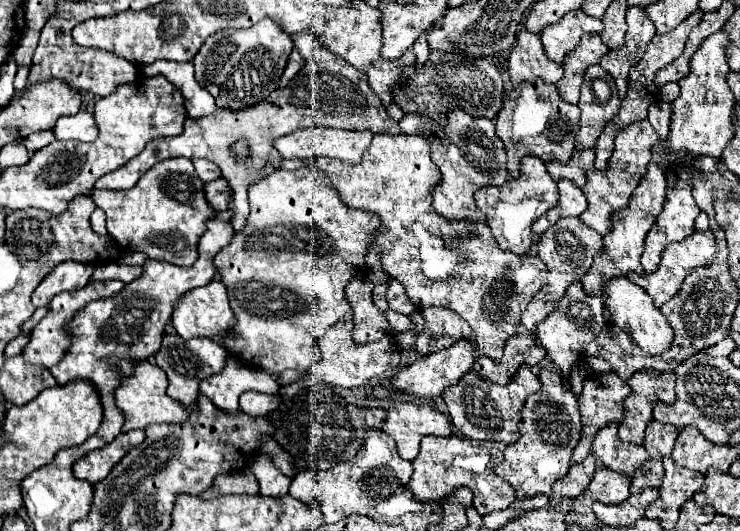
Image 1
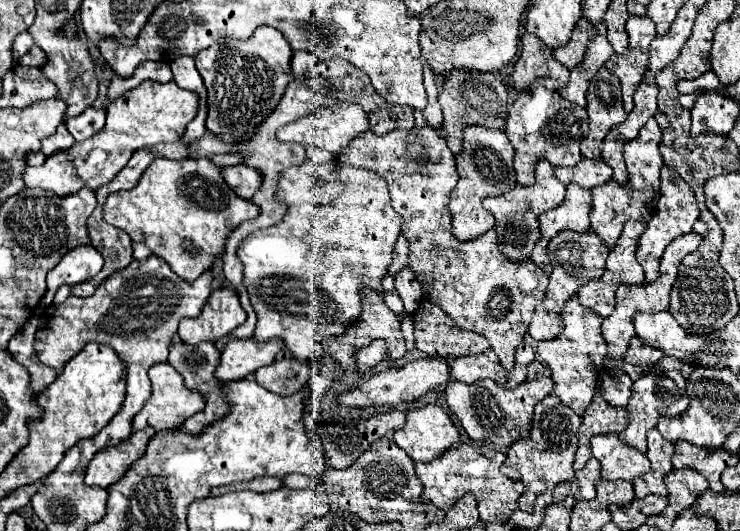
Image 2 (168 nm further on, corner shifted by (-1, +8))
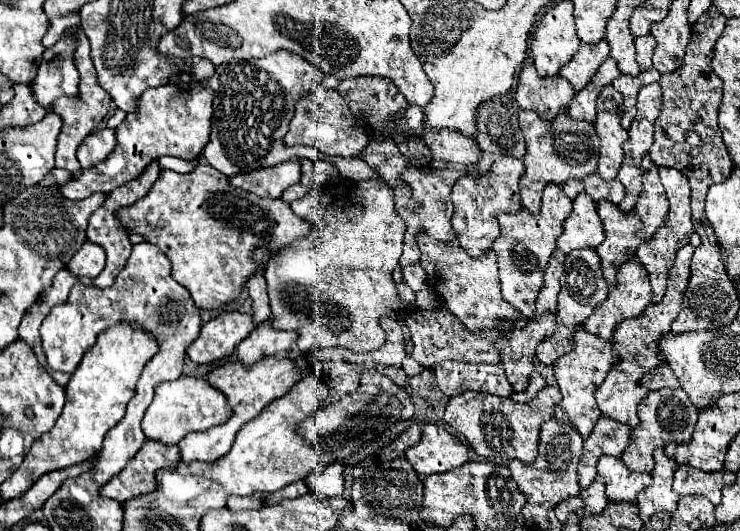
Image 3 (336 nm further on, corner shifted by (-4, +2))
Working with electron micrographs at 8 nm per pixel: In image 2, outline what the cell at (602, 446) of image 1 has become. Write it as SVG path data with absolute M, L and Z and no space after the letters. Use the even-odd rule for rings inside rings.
M595 436L595 438L591 438L591 448L593 448L593 456L601 462L601 476L605 480L629 480L629 482L633 482L637 476L645 474L651 468L651 464L647 464L647 456L643 452L639 452L637 448L623 444L619 440L619 436Z

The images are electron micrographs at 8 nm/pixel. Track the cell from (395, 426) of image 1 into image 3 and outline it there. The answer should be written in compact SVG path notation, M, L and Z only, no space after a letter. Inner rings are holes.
M424 424L422 440L406 450L406 460L412 464L416 474L424 478L462 466L468 460L468 448L442 426Z

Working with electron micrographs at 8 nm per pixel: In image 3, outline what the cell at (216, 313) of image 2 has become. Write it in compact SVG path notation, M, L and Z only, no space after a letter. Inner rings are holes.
M222 312L202 326L198 338L188 348L188 358L196 364L214 364L230 356L238 342L254 330L252 316L242 312Z

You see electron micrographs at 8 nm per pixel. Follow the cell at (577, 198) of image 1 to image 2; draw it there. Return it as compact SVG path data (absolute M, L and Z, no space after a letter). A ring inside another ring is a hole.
M567 184L567 196L563 204L539 216L541 238L549 240L559 230L565 230L565 228L587 232L591 228L589 210L591 210L591 190L583 190L577 184Z

